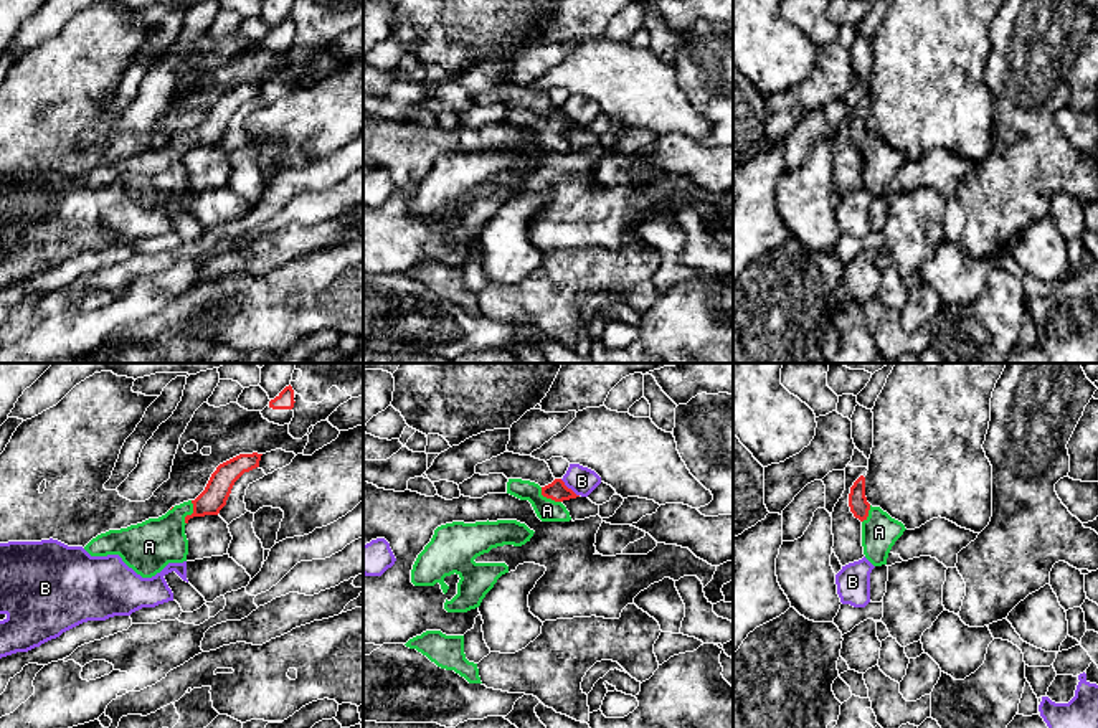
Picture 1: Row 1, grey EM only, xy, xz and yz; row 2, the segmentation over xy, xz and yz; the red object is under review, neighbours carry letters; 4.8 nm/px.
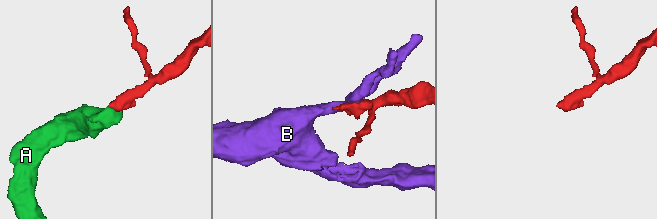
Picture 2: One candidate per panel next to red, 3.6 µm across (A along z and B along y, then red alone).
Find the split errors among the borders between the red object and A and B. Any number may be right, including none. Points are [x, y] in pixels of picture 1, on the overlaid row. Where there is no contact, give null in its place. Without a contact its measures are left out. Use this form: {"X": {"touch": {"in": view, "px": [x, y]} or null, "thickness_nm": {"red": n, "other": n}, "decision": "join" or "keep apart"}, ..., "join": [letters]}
{"A": {"touch": {"in": "xy", "px": [192, 514]}, "thickness_nm": {"red": 120, "other": 240}, "decision": "join"}, "B": {"touch": {"in": "xz", "px": [570, 489]}, "thickness_nm": {"red": 100, "other": 140}, "decision": "keep apart"}, "join": ["A"]}

